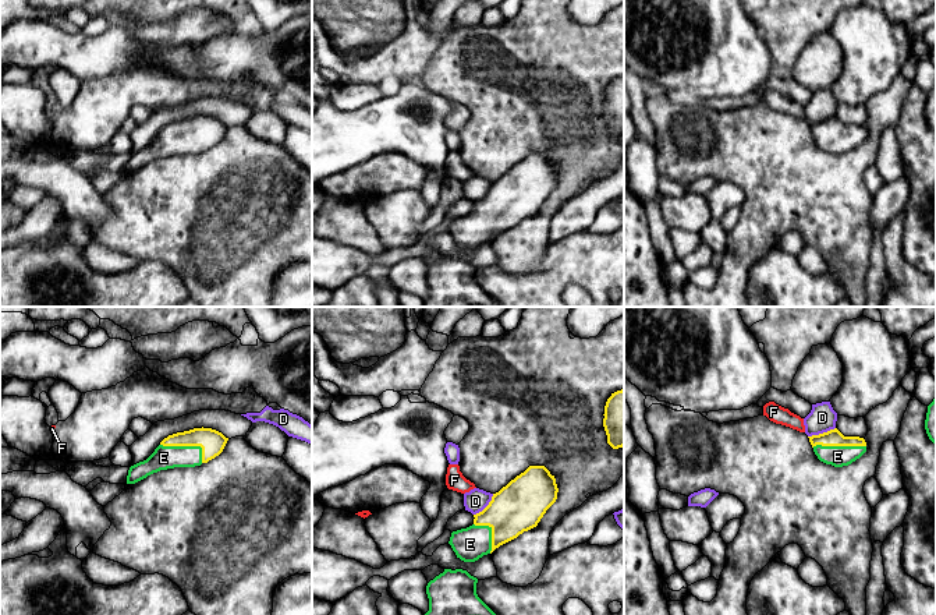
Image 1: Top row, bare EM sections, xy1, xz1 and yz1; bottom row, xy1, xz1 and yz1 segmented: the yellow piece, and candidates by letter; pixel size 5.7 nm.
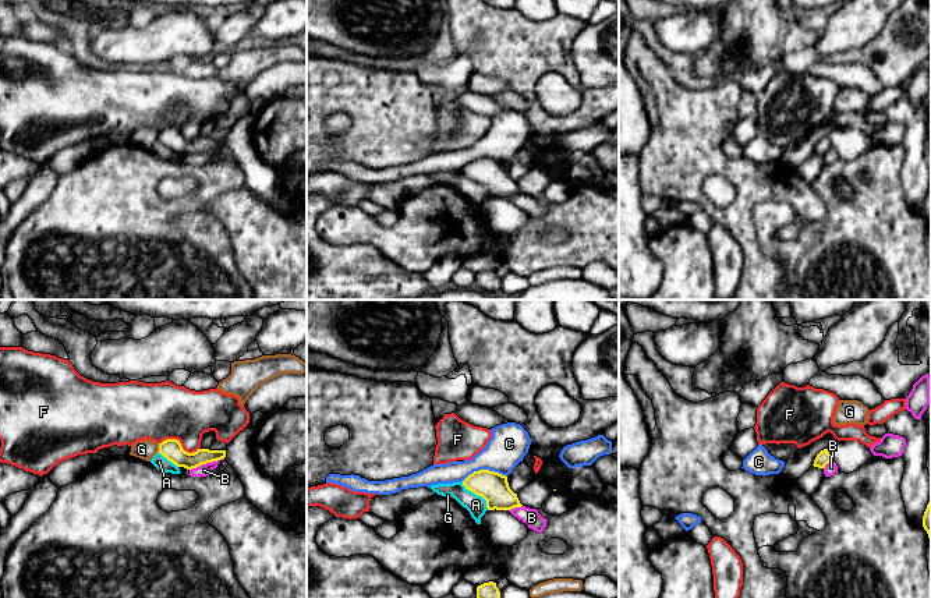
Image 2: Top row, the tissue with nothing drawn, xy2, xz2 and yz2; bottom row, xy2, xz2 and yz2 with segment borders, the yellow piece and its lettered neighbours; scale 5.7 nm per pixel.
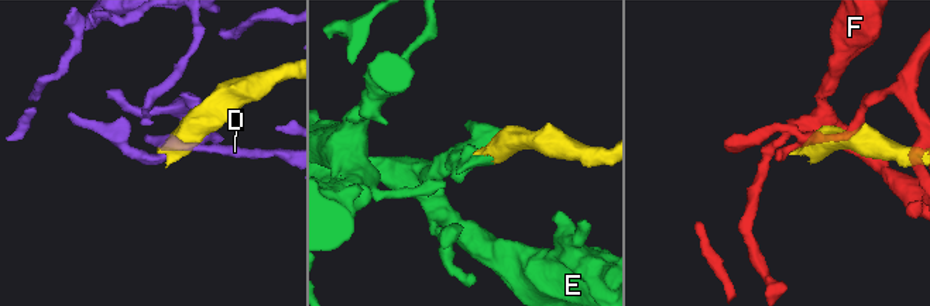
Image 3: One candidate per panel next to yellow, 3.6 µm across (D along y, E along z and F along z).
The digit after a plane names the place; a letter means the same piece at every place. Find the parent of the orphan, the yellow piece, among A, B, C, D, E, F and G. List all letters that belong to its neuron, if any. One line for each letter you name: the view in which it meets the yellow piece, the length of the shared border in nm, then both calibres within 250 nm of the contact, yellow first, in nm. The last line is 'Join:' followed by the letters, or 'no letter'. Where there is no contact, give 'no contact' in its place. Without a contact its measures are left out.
E: meets yellow in xy1; contact 260 nm long; 140 nm thick on the yellow side, 140 nm on the other
Join: E

